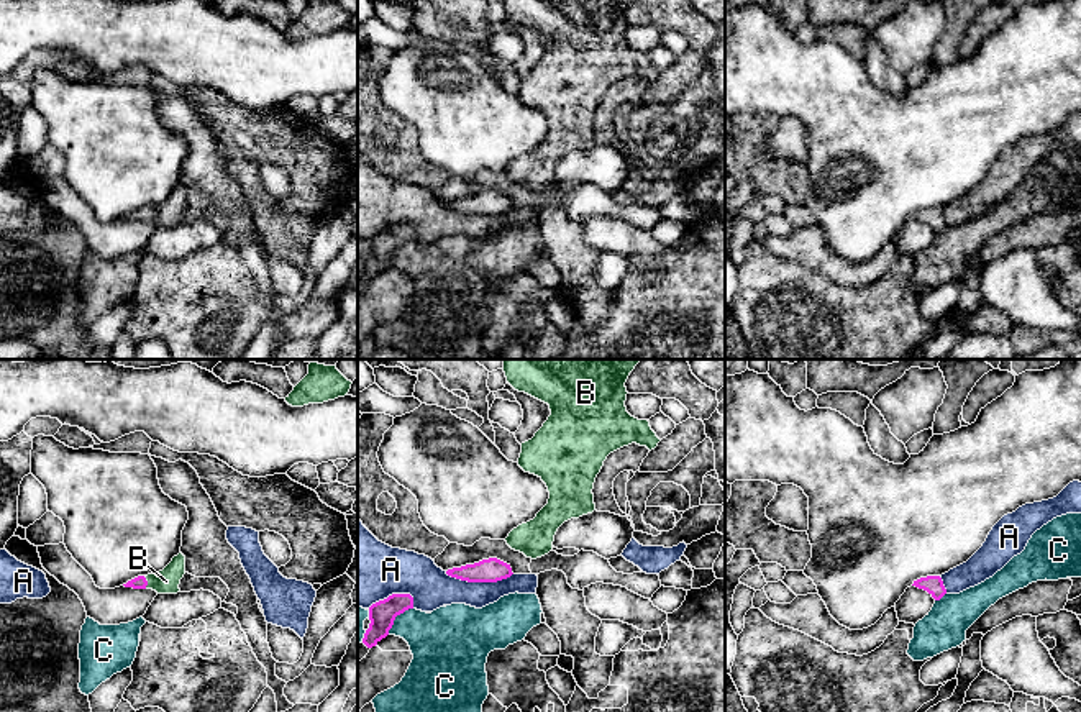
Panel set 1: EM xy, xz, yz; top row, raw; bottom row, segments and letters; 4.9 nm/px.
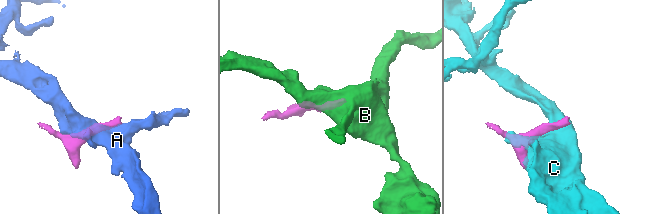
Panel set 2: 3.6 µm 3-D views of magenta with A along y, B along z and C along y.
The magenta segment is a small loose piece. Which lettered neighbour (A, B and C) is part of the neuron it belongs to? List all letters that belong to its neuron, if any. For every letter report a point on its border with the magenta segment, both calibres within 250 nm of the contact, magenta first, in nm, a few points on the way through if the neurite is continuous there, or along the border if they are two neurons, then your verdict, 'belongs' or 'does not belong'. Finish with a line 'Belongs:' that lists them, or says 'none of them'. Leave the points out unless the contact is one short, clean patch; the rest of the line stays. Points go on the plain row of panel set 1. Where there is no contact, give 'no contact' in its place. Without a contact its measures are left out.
A: xz (479, 214) | 120/200 nm | does not belong
B: xy (146, 215) | 60/120 nm | across xy (138, 215), (146, 215), (166, 214) | belongs
C: xz (396, 248) | 130/280 nm | does not belong
Belongs: B

